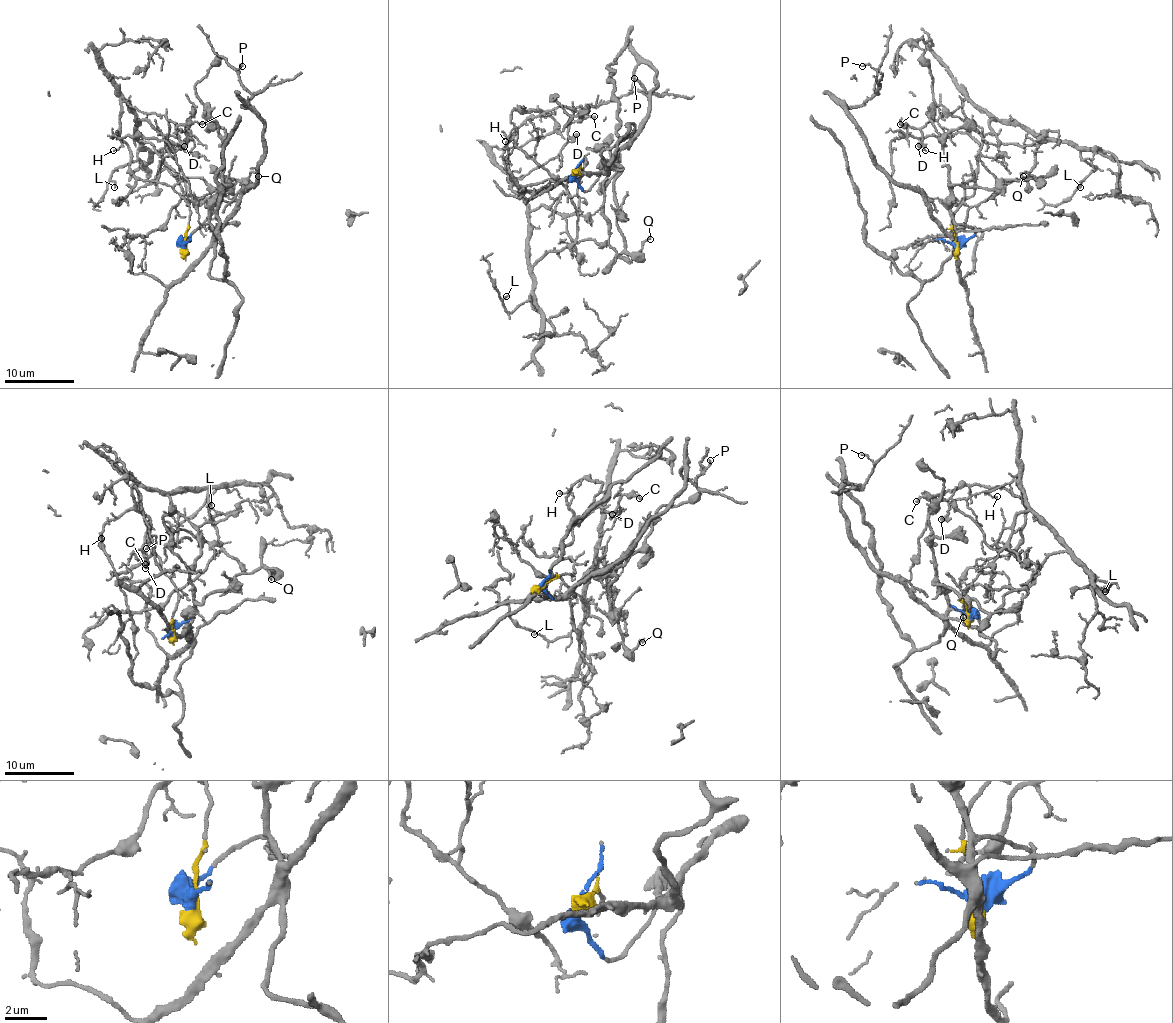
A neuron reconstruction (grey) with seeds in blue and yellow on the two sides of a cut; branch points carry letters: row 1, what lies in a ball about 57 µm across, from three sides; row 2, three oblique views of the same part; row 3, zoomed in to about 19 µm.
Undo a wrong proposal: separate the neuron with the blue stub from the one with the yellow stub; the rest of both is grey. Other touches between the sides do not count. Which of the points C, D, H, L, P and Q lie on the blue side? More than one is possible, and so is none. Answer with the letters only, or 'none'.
P, Q

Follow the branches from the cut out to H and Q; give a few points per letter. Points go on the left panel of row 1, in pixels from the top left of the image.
H: (185, 247), (190, 206), (169, 185), (139, 180), (116, 133), (111, 136), (122, 145), (113, 150)
Q: (185, 247), (194, 231), (209, 222), (209, 203), (230, 185), (222, 187), (225, 180), (258, 176)

